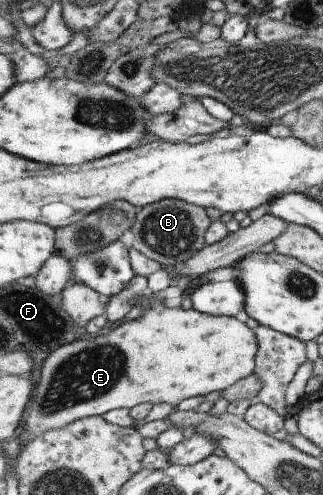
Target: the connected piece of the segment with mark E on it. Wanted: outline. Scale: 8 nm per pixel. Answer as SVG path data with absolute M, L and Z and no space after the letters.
M181 308L150 309L135 320L121 321L88 339L75 339L56 348L41 367L41 378L35 385L24 431L34 441L47 432L66 428L78 420L106 415L108 411L127 407L129 410L145 403L180 405L184 399L227 390L256 369L259 341L256 332L243 317L213 316Z

